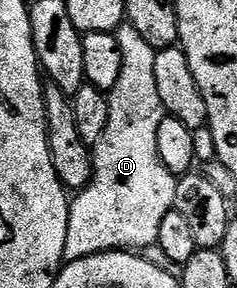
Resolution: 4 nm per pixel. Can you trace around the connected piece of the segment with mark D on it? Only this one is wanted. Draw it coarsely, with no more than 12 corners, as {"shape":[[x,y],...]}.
{"shape":[[119,27],[121,77],[67,262],[146,251],[175,209],[157,51]]}

